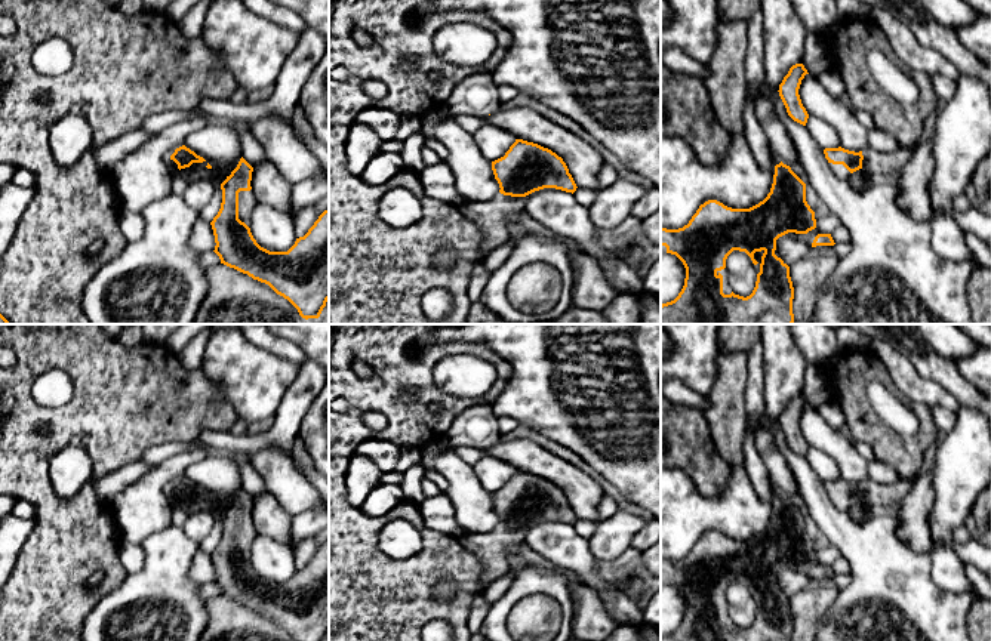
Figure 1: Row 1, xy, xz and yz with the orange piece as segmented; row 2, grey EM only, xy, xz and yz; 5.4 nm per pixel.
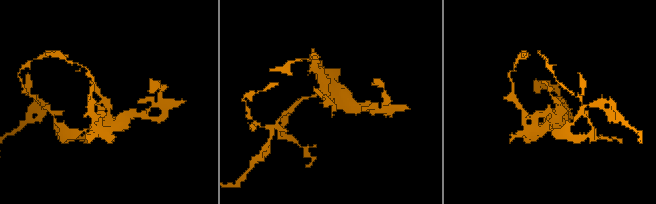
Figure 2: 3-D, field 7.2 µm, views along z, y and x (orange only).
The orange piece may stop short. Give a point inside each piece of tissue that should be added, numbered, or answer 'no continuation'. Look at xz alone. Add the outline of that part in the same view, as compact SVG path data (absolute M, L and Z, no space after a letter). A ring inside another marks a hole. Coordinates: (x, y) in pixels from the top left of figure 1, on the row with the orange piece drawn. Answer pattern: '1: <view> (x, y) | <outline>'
1: xz (491, 218) | M499 192L490 201L474 201L459 206L462 215L474 222L483 235L481 258L510 240L508 218L517 212L523 212L526 201L527 195L511 197Z

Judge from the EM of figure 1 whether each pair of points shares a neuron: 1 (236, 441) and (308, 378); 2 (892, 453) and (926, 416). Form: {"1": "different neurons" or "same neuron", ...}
{"1": "same neuron", "2": "same neuron"}

